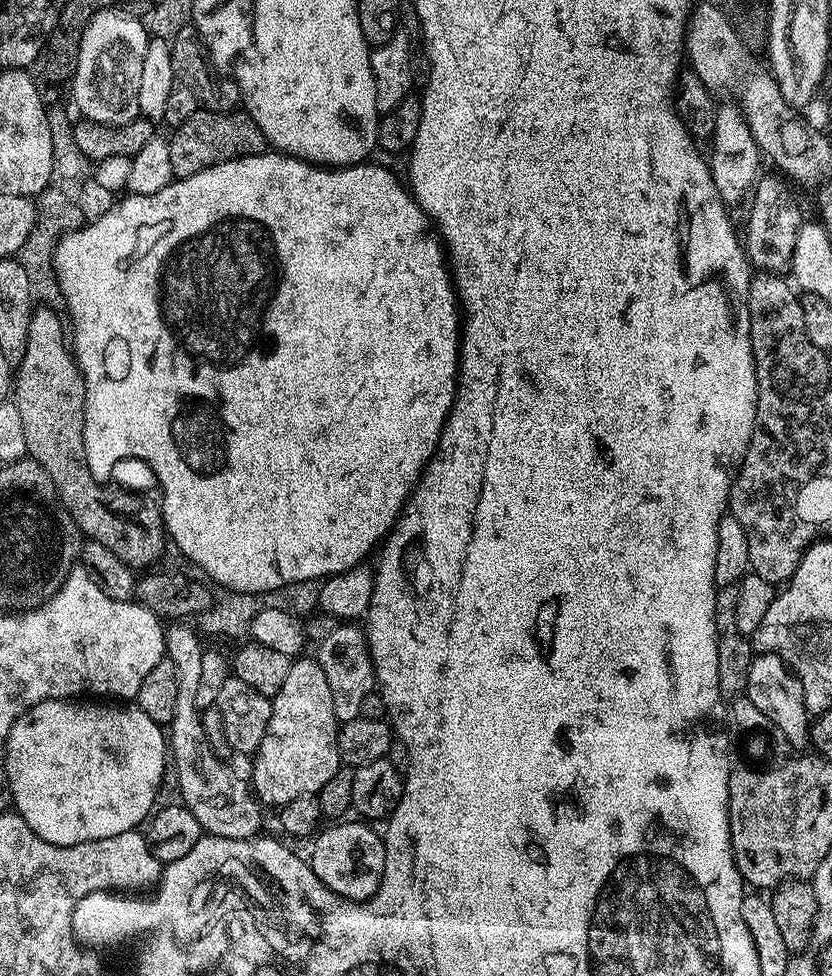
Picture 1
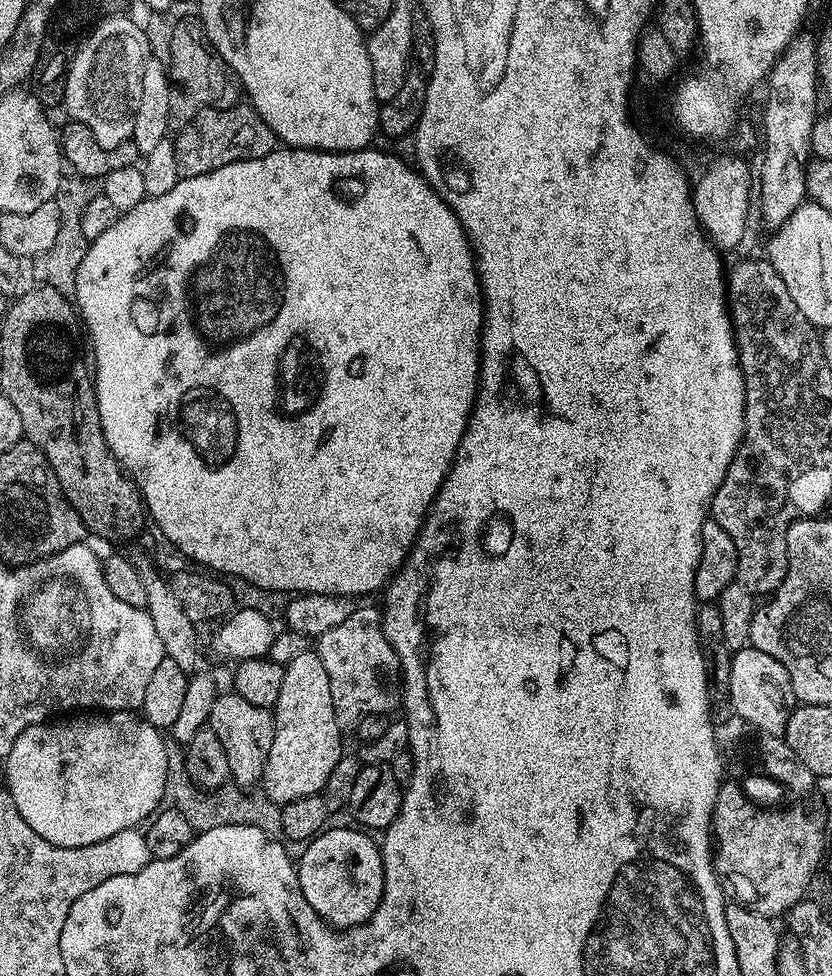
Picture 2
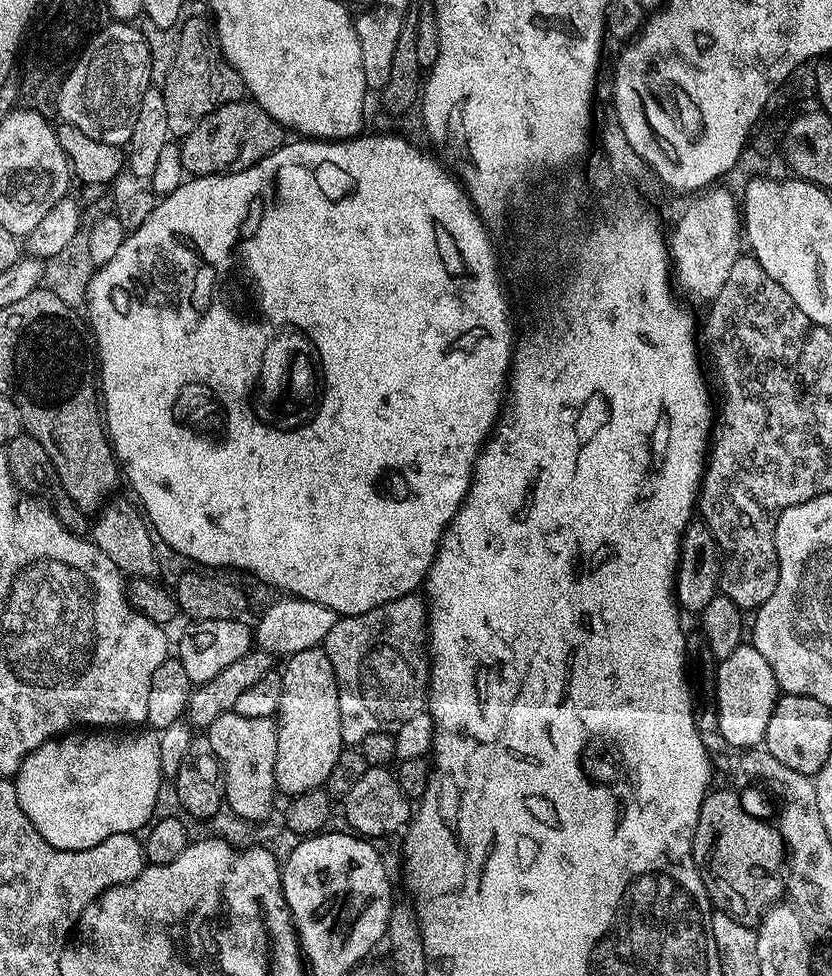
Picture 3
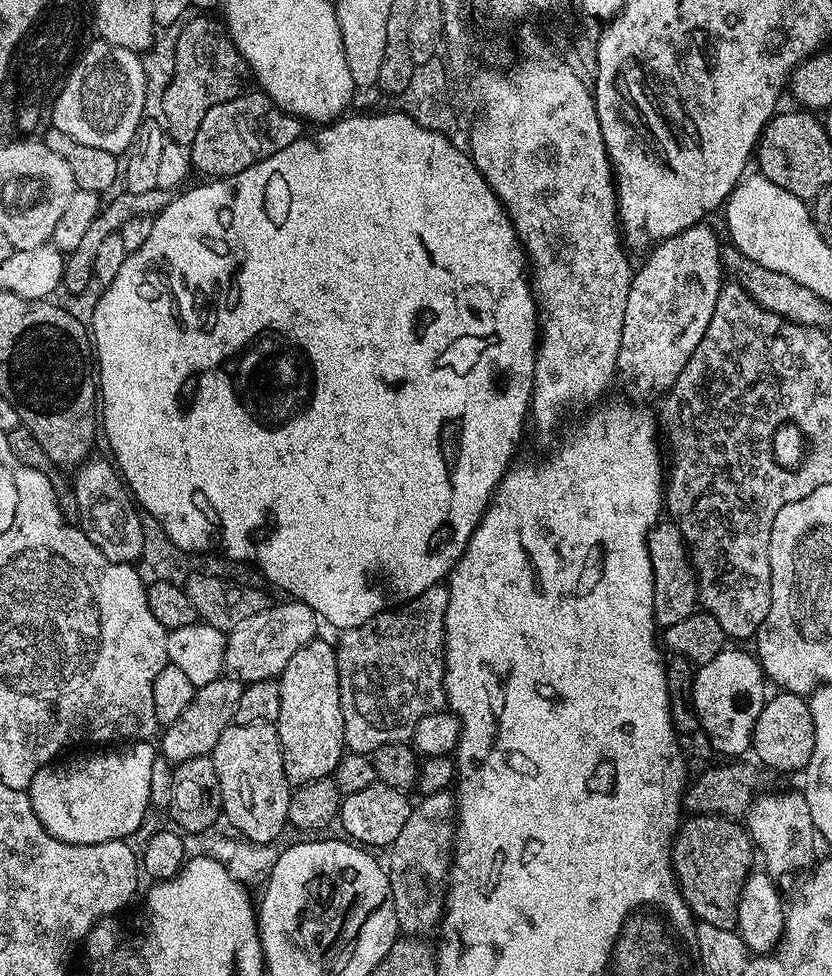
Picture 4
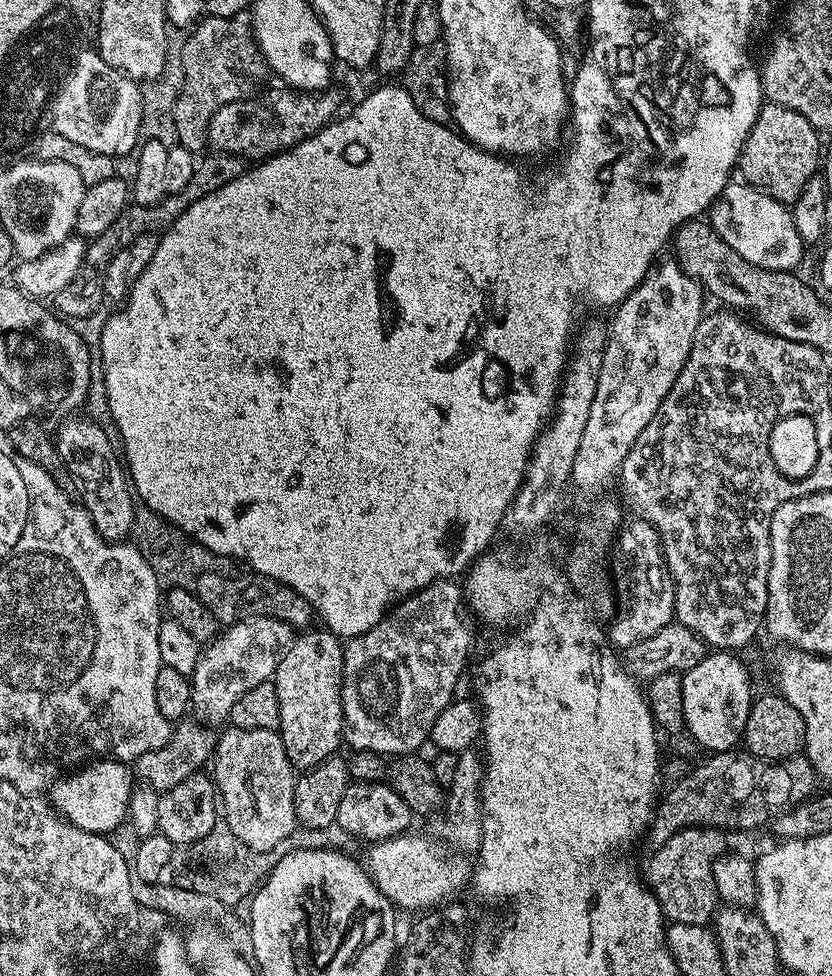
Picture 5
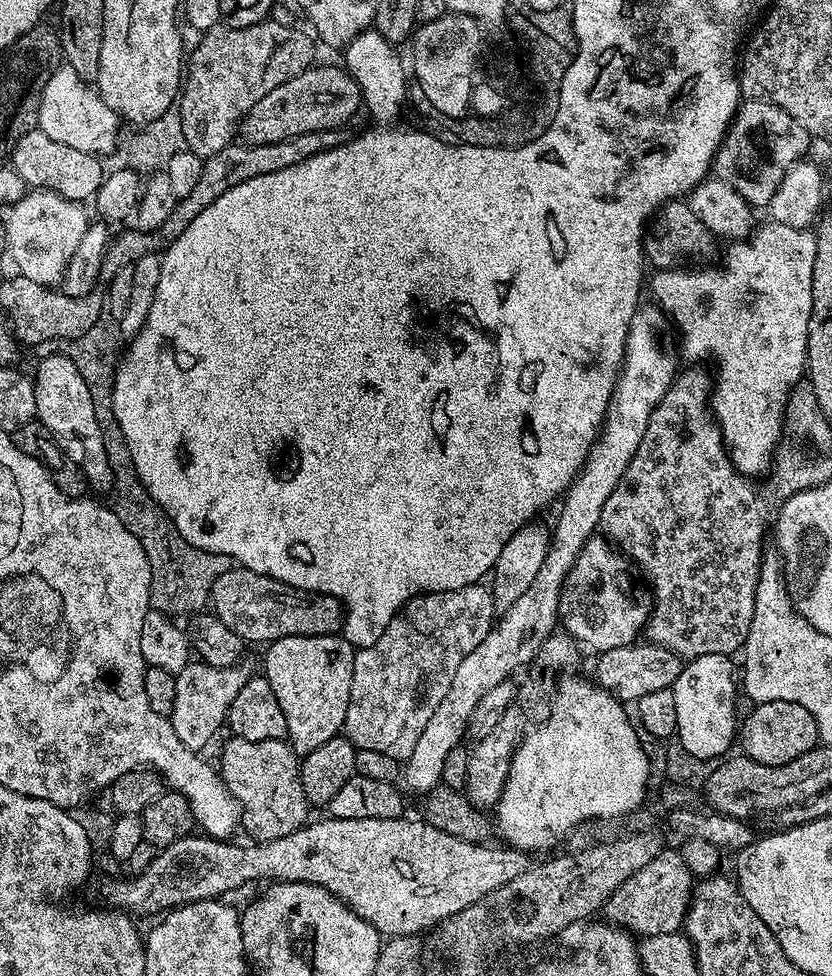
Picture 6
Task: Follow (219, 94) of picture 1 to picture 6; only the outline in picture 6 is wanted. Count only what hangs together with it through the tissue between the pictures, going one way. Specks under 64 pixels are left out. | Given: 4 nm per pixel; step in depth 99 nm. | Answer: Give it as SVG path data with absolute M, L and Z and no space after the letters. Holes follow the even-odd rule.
M269 18L260 24L245 28L217 26L203 33L199 37L196 49L193 52L191 49L187 57L186 75L183 77L182 91L178 97L185 149L207 158L233 143L237 139L241 120L254 105L262 102L262 98L266 98L270 90L278 90L278 86L290 82L290 78L313 67L315 60L312 59L316 56L317 45L313 37L309 36L288 24L279 24L276 18Z

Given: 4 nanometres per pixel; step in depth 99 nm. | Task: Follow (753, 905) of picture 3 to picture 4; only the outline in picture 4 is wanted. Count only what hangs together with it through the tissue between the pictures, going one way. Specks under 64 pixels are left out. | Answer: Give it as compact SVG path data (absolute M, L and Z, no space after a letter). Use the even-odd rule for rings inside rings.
M696 814L688 819L672 842L672 869L680 883L680 893L697 921L733 930L740 892L754 868L753 840L735 819L726 816Z

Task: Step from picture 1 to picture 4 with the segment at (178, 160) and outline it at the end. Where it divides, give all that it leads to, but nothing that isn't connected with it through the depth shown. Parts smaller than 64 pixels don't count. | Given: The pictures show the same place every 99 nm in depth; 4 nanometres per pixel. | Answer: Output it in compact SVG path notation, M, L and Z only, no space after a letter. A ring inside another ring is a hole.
M263 90L245 91L236 96L230 102L222 102L214 106L202 118L202 123L198 125L198 134L194 134L194 142L190 145L190 155L192 157L192 167L197 173L201 172L204 178L219 178L221 176L233 176L250 166L254 166L259 160L270 158L270 154L278 154L278 150L286 150L290 142L299 140L302 135L302 121L298 116L292 116L279 108L275 102L268 97L268 93Z

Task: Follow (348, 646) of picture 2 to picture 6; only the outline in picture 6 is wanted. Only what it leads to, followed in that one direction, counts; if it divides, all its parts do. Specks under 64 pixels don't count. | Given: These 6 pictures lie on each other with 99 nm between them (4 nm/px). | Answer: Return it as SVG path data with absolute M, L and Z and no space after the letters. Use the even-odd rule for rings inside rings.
M481 582L462 586L462 590L445 592L426 592L408 600L397 612L395 618L382 630L382 638L374 646L357 651L354 658L354 678L350 682L350 702L342 729L357 748L379 750L381 754L390 754L390 758L405 761L414 750L418 737L426 722L430 722L438 702L446 698L450 682L454 682L454 670L486 634L494 627L494 605L492 590L487 583Z

